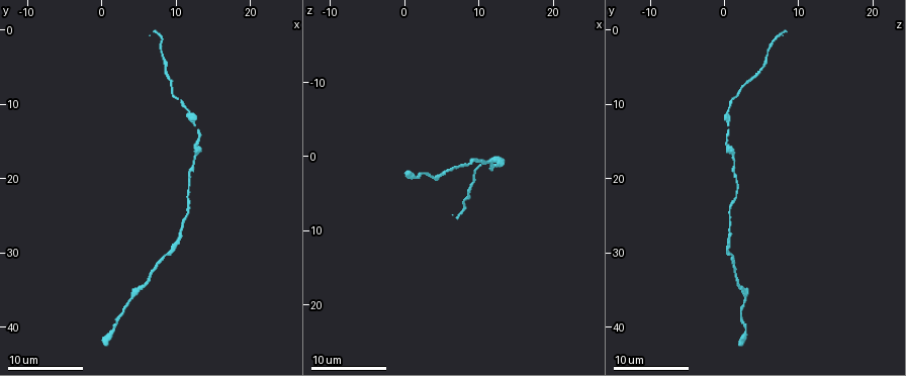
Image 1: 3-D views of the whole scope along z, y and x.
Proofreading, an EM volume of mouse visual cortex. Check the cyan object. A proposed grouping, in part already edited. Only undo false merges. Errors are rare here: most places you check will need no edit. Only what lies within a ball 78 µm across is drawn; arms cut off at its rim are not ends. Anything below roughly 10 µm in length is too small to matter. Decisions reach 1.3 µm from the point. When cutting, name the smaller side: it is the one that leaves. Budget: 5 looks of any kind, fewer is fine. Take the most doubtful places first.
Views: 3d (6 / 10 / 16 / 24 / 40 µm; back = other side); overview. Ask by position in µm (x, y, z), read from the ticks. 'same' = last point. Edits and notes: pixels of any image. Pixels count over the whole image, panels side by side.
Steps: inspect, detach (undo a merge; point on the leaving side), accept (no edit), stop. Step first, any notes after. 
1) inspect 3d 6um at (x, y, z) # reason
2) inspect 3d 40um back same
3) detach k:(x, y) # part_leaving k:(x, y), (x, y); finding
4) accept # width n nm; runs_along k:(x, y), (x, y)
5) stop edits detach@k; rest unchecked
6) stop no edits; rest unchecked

inspect 3d 10um at (13.0, 15.0, 0.5)

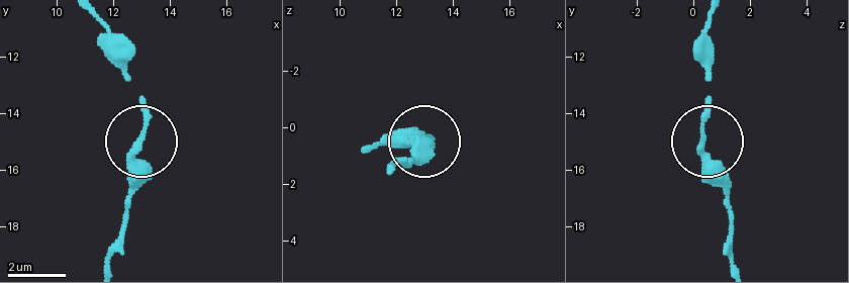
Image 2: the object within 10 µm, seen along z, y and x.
accept # runs_along 2:(106, 260), (143, 144), (143, 100), (128, 72), (128, 53); all the same neuron

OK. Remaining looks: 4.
inspect 3d 10um at (9.0, 29.5, 0.5) # sudden change in width

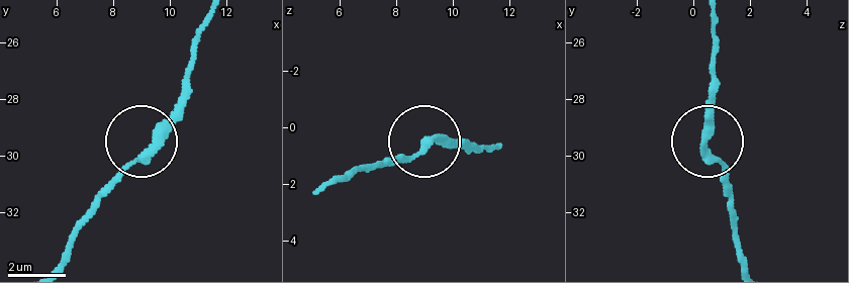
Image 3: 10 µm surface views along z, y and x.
inspect 3d 6um at (9.3, 29.7, 0.5)

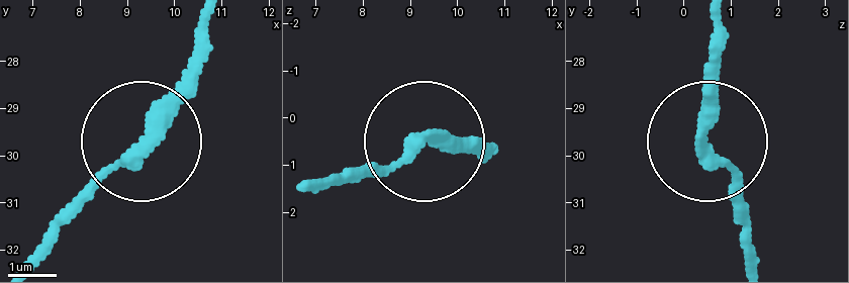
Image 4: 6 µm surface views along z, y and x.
accept # runs_along 4:(492, 148), (420, 144), (340, 180); all the same neuron

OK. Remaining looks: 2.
inspect 3d 10um at (3.5, 36.5, 2.5) # thick turns thin

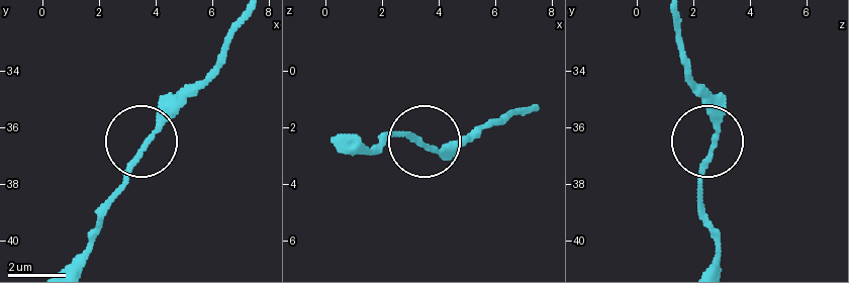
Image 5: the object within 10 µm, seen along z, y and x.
inspect 3d 10um back at (3.8, 36.3, 2.7) # from behind

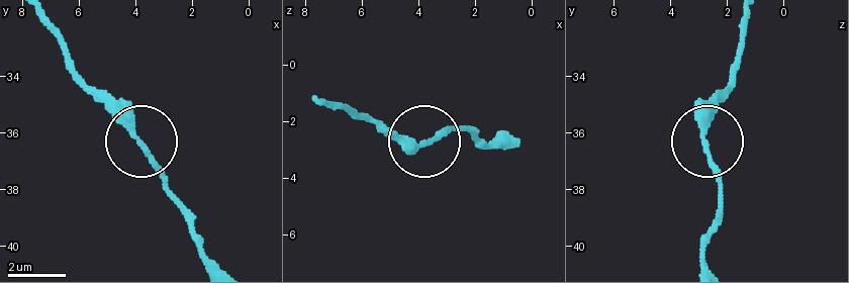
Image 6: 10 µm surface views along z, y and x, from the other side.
accept # width 220 nm; runs_along 6:(748, 19), (734, 85), (708, 135), (722, 205); one neuron here

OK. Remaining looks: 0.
stop no edits; rest unchecked

